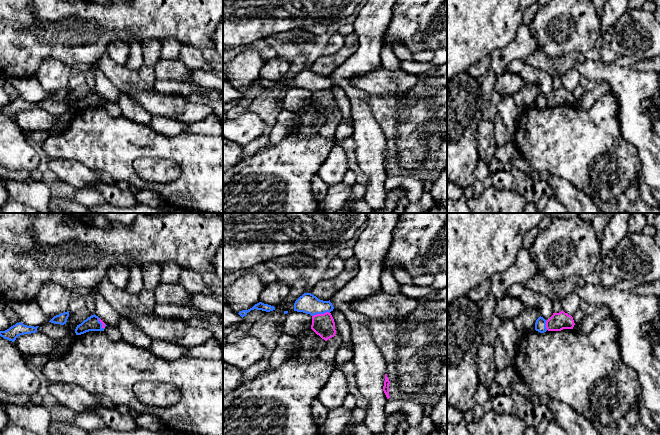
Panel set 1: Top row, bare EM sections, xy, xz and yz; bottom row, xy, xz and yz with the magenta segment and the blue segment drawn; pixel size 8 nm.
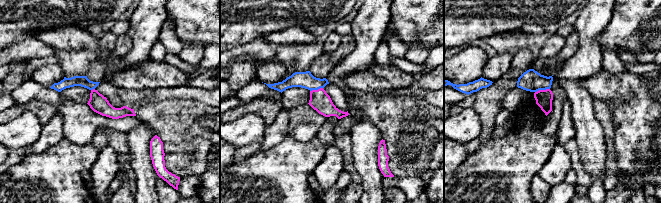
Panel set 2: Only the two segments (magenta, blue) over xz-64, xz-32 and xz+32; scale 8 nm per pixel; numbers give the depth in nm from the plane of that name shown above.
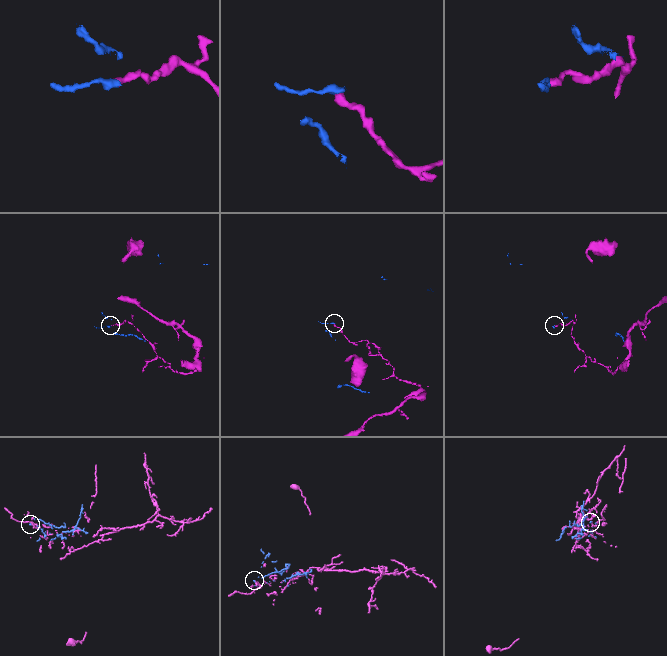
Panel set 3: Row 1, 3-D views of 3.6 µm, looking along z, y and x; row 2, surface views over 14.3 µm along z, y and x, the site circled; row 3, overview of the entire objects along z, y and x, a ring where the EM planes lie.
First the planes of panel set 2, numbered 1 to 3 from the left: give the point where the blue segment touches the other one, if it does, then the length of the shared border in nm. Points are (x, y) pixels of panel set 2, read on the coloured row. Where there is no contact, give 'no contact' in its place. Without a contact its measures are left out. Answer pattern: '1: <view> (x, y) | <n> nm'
1: xz-64 (93, 89) | 40 nm
2: xz-32 (316, 90) | 110 nm
3: xz+32 (542, 90) | 120 nm

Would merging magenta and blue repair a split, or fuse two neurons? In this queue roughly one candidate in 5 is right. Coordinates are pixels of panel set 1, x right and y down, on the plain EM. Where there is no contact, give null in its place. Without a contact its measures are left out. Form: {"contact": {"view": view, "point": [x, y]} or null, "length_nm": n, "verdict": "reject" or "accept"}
{"contact": {"view": "xz", "point": [320, 90]}, "length_nm": 150, "verdict": "reject"}

